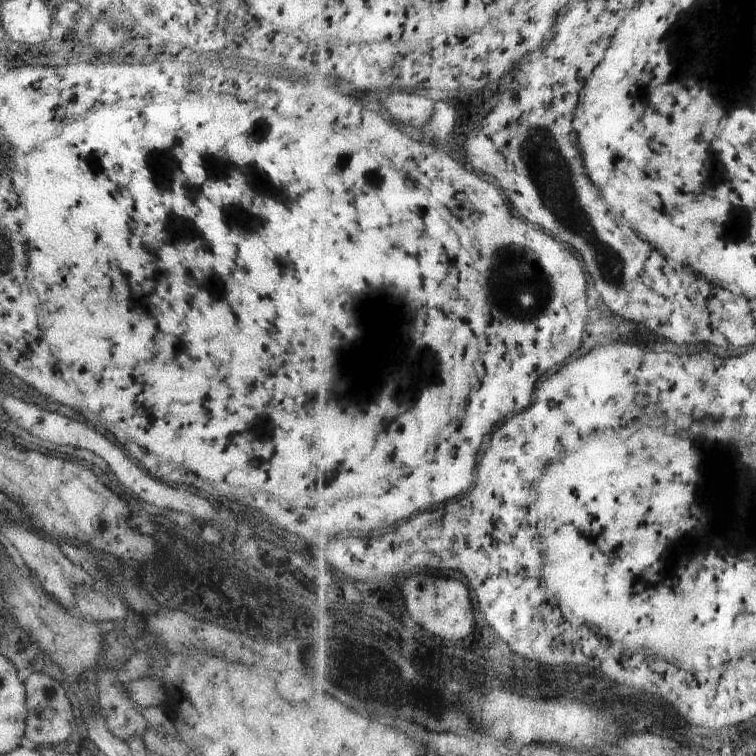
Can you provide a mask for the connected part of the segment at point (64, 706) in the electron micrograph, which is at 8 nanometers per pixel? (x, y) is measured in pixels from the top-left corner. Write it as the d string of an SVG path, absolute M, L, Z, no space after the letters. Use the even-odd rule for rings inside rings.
M32 672L23 684L26 692L25 738L36 745L51 744L54 748L63 747L69 741L72 731L77 728L76 718L64 688L56 677L50 678L44 672Z

